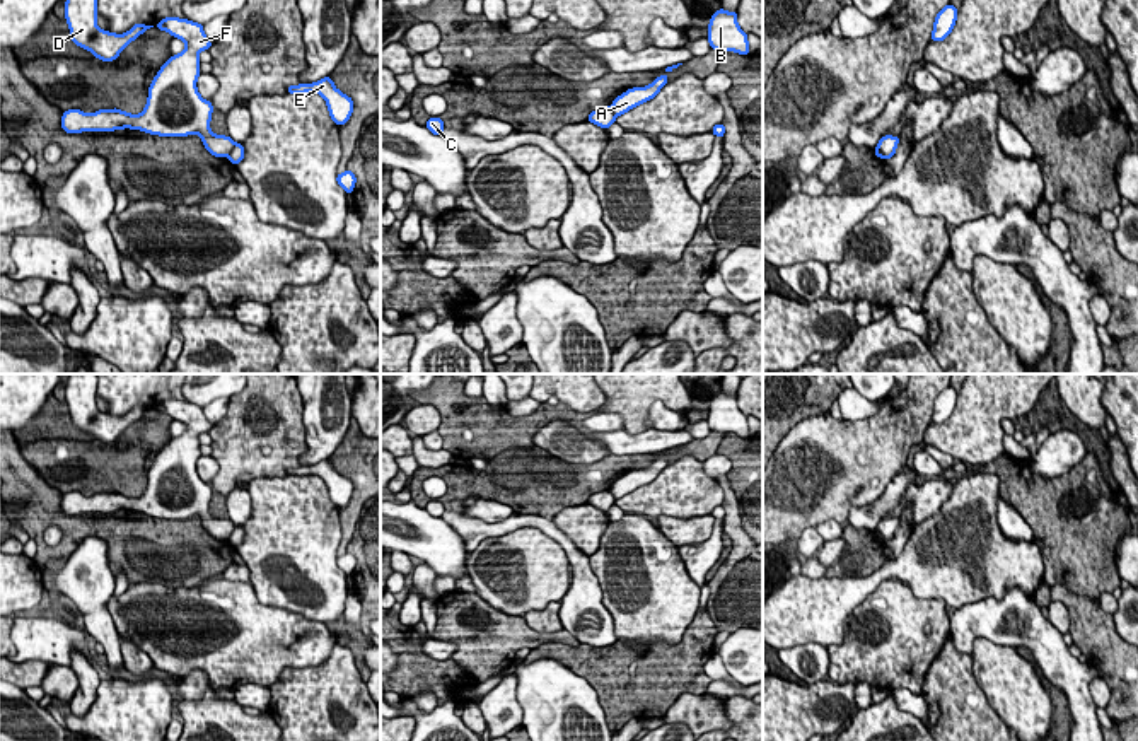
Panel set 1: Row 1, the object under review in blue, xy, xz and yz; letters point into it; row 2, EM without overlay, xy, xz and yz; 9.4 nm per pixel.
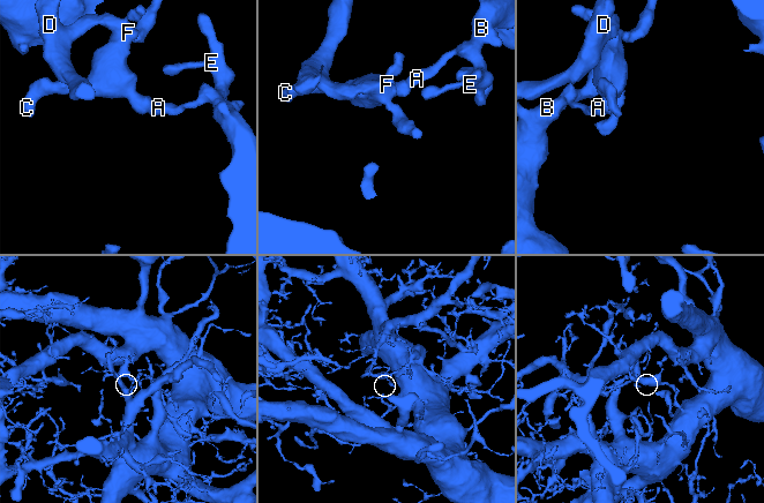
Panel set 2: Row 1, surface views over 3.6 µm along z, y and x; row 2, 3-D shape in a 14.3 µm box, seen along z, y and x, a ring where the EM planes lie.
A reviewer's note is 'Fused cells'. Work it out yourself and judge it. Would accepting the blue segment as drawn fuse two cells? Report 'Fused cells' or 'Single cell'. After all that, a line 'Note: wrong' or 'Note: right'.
Fused cells
Note: right

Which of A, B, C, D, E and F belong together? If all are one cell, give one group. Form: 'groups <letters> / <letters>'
groups A B D E / C F

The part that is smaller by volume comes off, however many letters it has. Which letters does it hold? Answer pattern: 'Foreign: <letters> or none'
Foreign: C, F

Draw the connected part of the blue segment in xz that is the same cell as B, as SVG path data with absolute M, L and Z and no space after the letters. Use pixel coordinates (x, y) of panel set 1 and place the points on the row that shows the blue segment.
M717 10L710 19L706 38L711 50L749 55L747 34L737 24L737 10Z

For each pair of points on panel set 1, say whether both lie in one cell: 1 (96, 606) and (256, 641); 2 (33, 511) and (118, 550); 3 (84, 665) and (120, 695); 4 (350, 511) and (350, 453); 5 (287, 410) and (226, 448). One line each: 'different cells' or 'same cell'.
1: different cells
2: same cell
3: different cells
4: same cell
5: same cell

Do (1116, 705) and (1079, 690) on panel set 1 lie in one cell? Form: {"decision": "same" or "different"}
{"decision": "different"}

